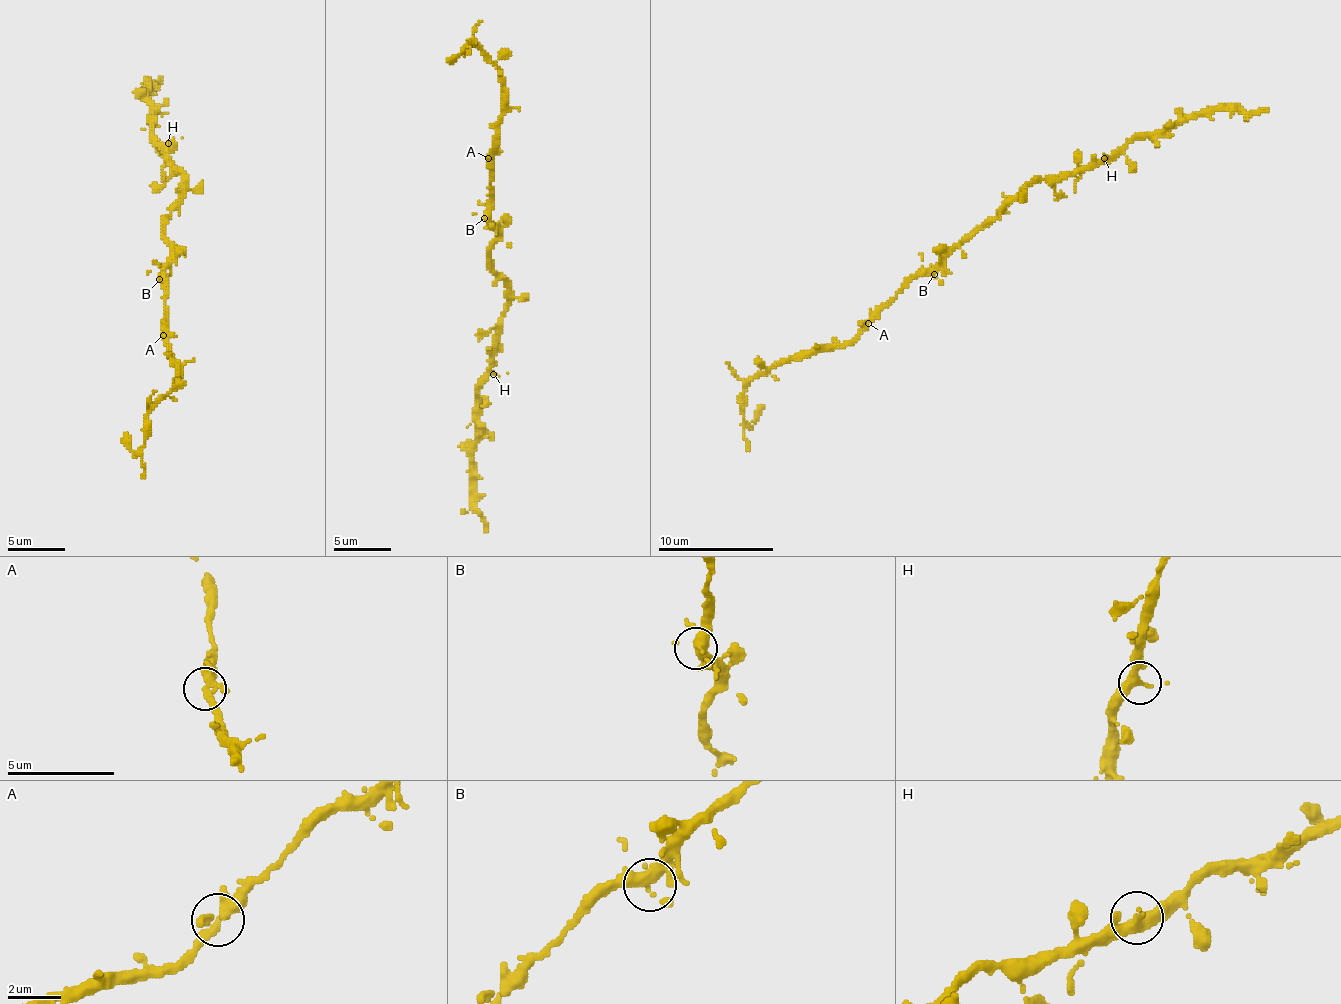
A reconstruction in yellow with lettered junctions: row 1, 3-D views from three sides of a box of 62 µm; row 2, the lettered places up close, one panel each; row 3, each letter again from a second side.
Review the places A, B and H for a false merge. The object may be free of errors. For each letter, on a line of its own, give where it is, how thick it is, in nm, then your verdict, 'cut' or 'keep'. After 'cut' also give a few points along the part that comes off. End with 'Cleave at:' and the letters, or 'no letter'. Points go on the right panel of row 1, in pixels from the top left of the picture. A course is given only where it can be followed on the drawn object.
A: place (868, 323); calibre 320 nm; keep
B: place (934, 274); calibre 320 nm; keep
H: place (1104, 158); calibre 320 nm; keep
Cleave at: no letter

